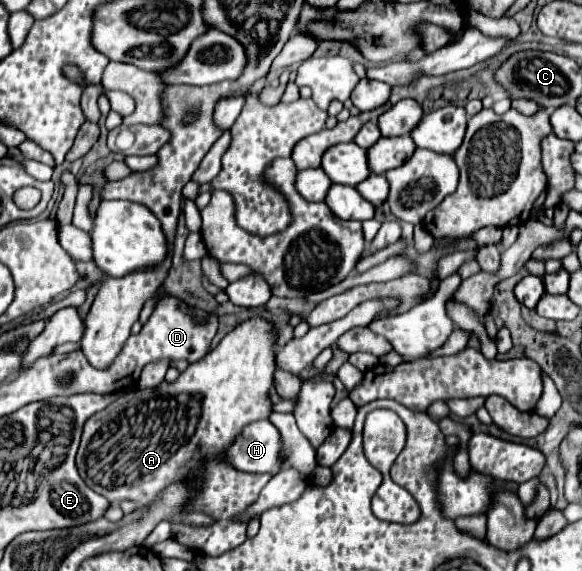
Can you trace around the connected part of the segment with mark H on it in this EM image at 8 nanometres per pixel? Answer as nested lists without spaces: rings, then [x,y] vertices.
[[[270,420],[252,422],[228,448],[226,456],[238,470],[278,474],[284,466],[280,432]]]

